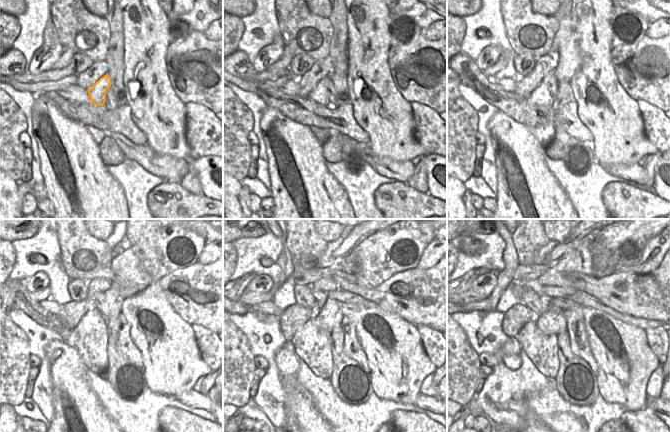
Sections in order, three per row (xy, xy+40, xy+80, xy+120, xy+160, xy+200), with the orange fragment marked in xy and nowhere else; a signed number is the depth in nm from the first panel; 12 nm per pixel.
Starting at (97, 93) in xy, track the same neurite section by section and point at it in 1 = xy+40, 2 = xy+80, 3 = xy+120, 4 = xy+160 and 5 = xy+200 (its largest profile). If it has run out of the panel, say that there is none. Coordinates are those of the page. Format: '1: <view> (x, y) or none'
1: xy+40 (319, 94)
2: xy+80 (540, 99)
3: xy+120 (92, 326)
4: xy+160 (320, 364)
5: xy+200 (546, 362)

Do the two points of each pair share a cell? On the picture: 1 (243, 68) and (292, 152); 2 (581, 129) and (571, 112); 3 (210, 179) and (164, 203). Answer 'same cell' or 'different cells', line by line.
1: different cells
2: same cell
3: different cells

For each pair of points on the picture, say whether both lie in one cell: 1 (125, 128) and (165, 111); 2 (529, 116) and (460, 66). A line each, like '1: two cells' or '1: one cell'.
1: two cells
2: one cell

